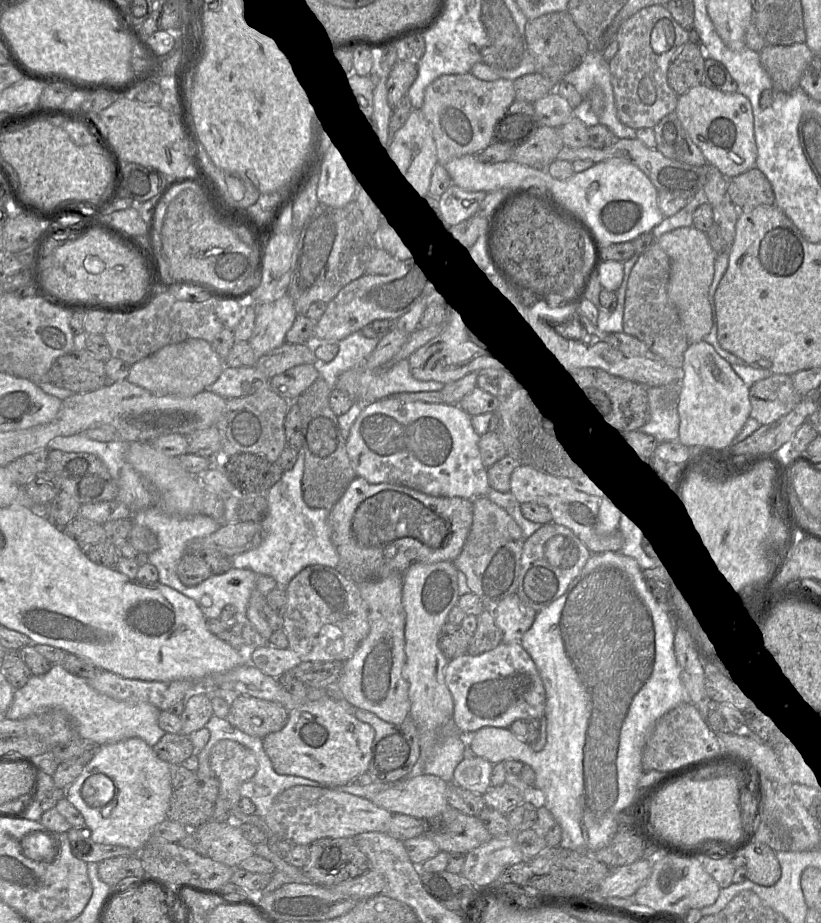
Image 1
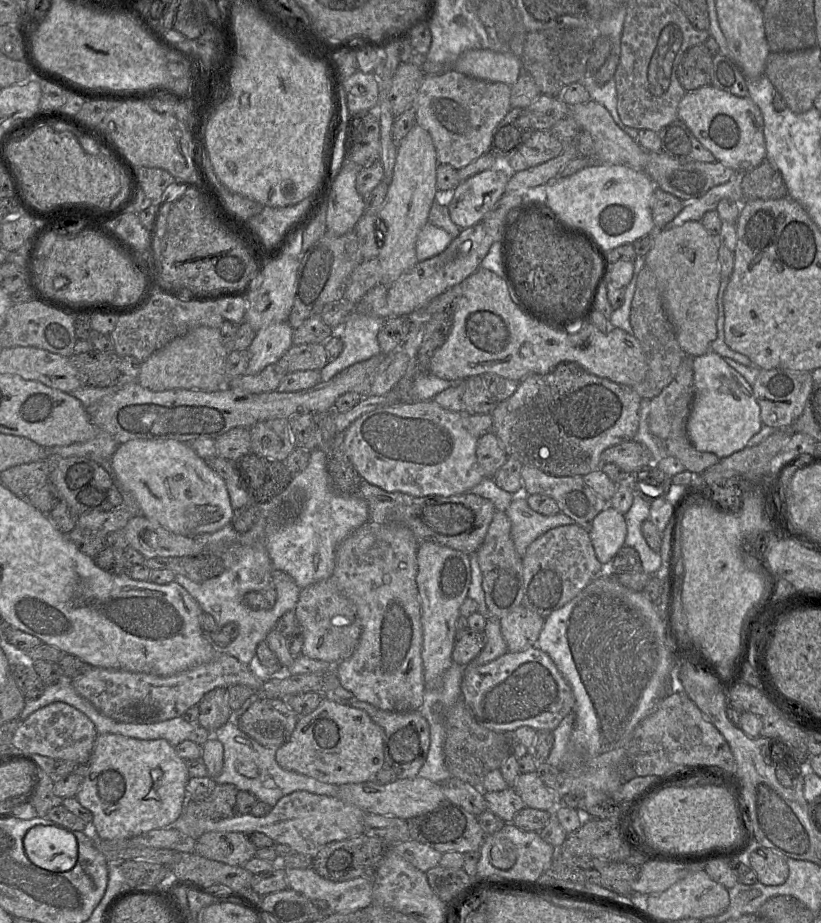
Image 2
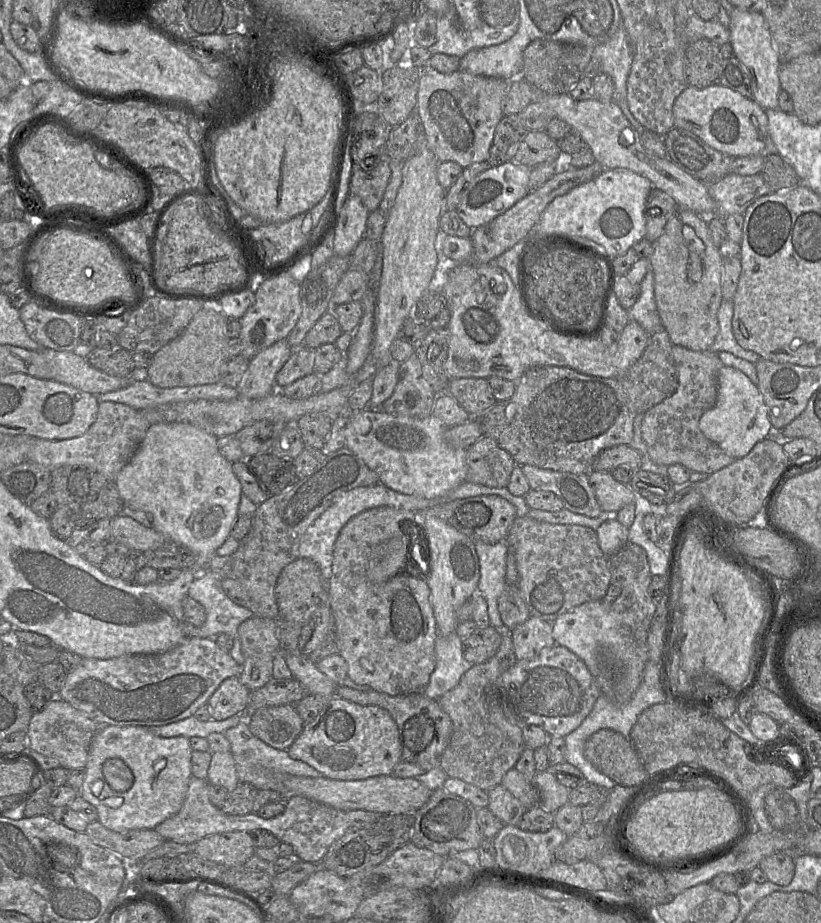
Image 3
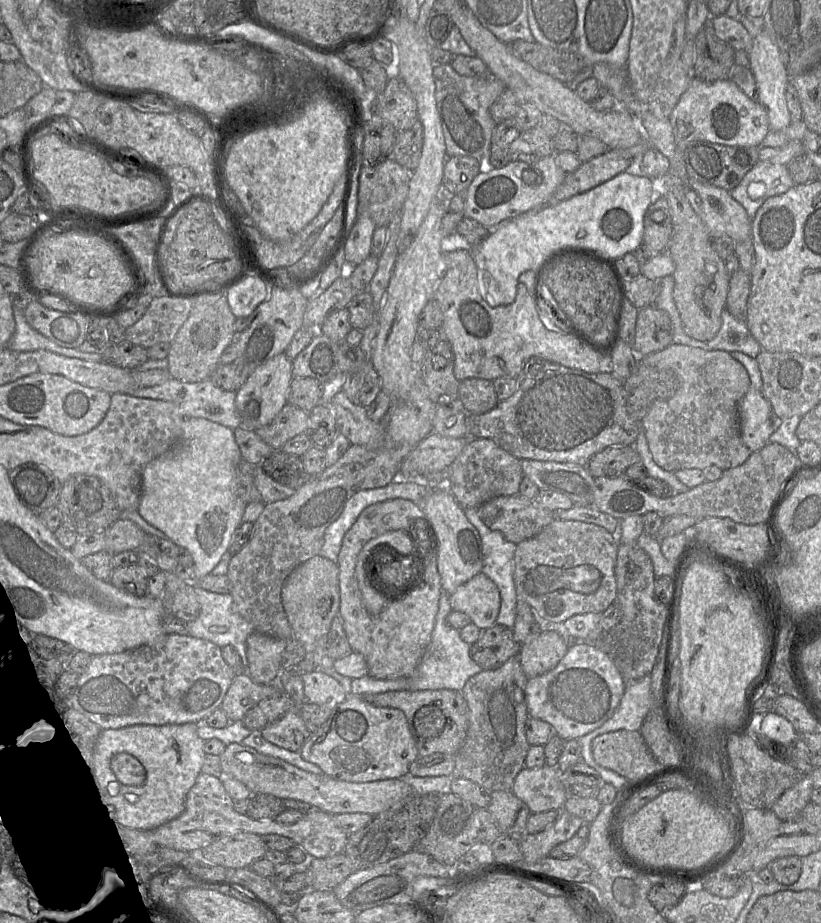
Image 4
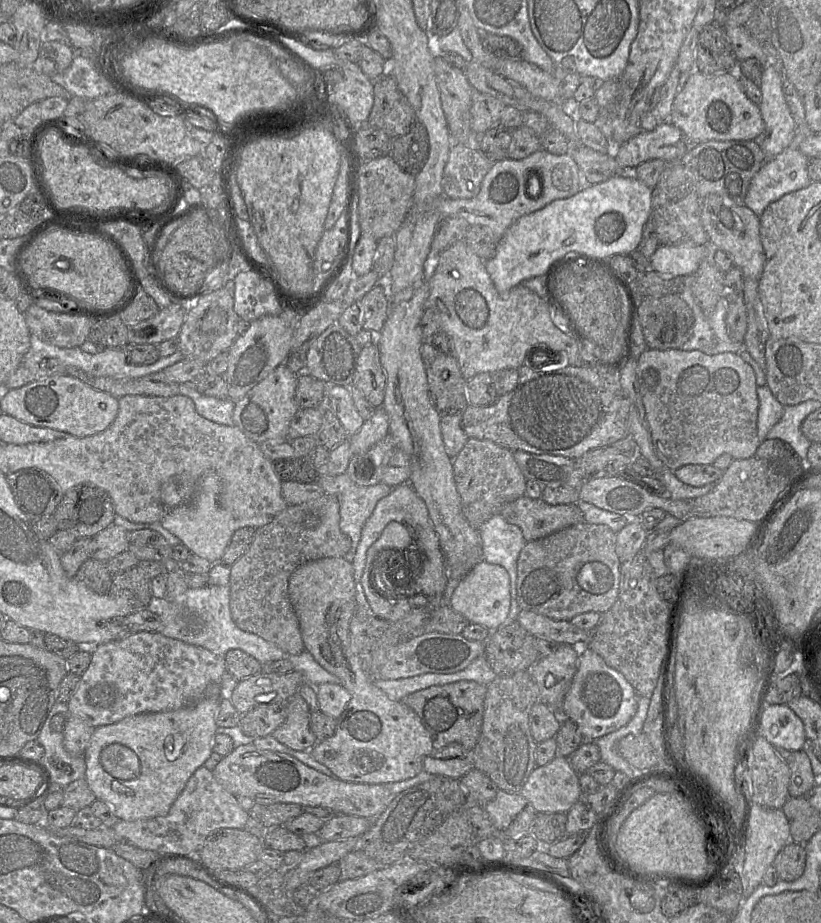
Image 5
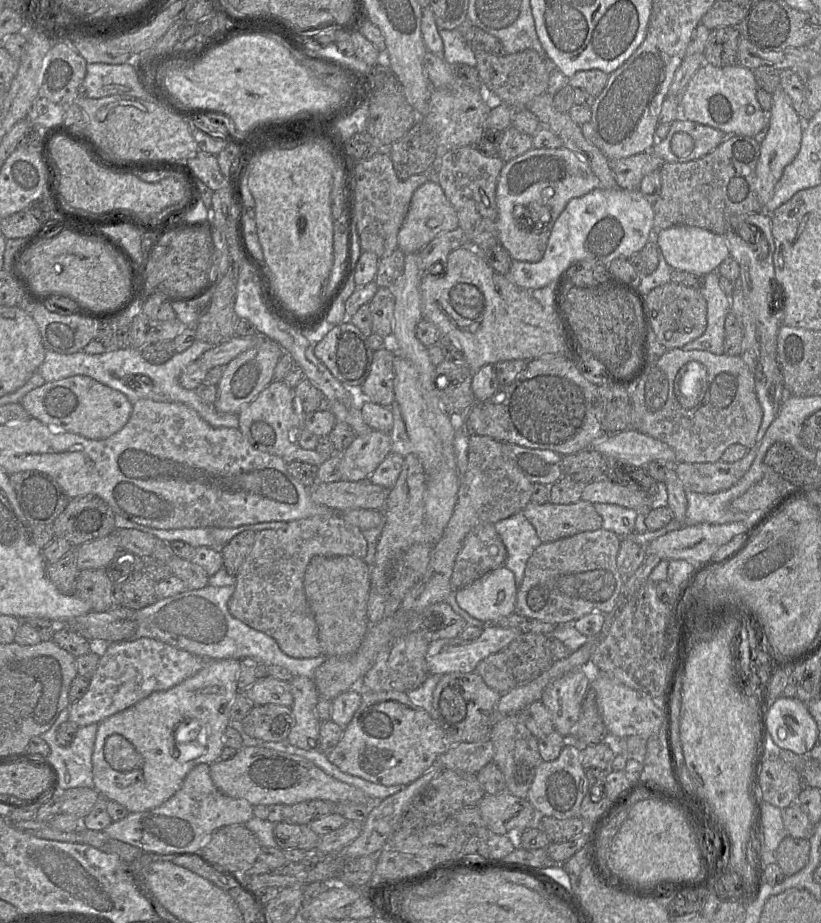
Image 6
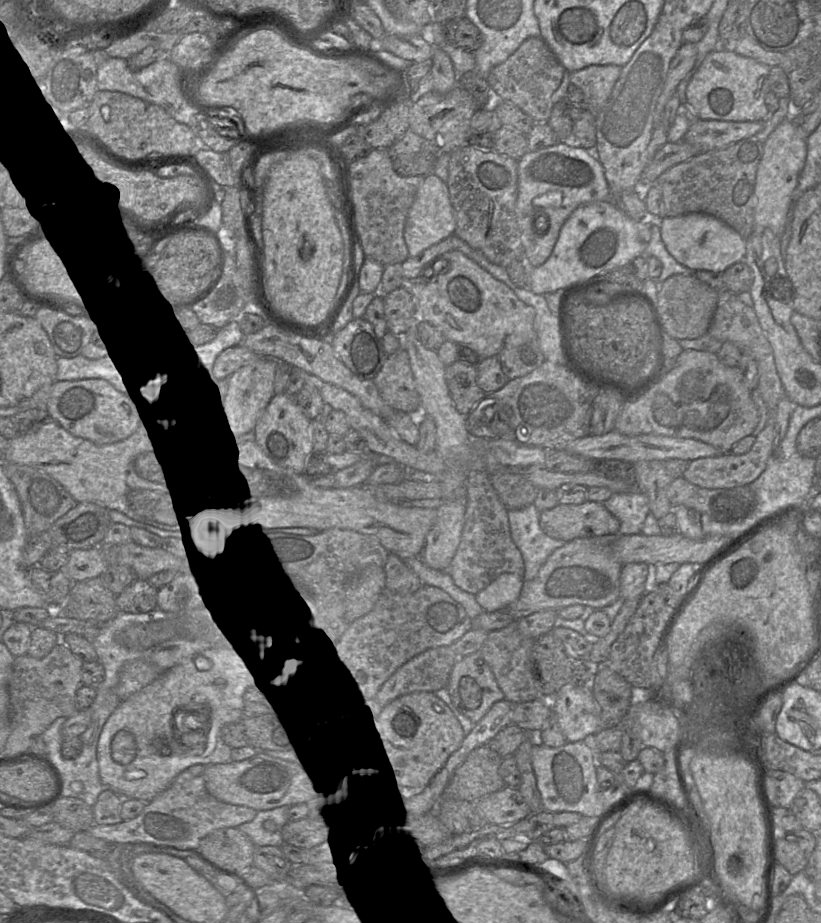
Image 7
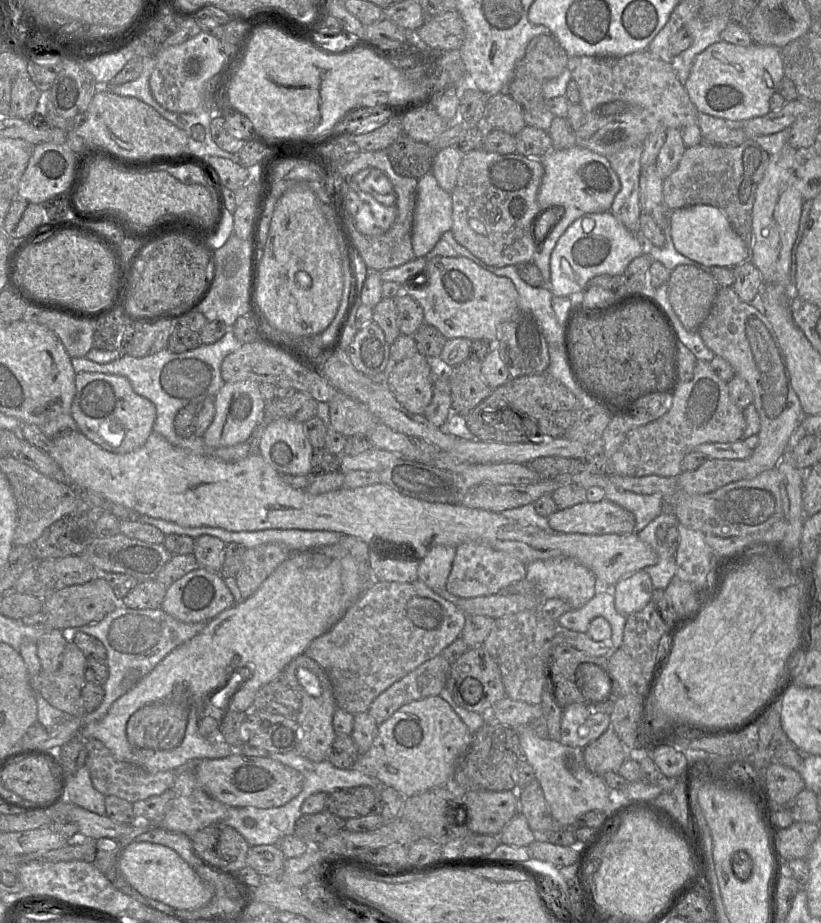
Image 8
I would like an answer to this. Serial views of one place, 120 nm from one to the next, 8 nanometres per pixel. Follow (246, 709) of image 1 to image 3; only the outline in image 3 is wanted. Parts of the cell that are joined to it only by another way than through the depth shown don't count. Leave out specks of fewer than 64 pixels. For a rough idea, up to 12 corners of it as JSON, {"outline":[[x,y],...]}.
{"outline":[[292,704],[245,720],[254,736],[286,751],[305,725]]}

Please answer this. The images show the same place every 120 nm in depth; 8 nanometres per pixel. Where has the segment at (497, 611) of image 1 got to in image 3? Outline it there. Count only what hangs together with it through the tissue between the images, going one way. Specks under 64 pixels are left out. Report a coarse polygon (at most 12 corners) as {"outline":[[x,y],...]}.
{"outline":[[530,616],[509,631],[518,661],[555,645],[552,623]]}

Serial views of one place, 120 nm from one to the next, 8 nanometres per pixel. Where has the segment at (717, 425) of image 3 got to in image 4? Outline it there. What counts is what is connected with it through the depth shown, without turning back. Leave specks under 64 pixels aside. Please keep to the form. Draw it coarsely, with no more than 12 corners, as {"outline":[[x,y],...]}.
{"outline":[[750,387],[738,405],[741,439],[751,452],[782,422],[762,391]]}

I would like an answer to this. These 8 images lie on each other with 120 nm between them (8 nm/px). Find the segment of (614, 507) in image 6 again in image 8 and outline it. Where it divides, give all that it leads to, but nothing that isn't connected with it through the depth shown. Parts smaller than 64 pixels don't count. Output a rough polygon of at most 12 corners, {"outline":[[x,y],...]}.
{"outline":[[608,485],[605,499],[634,514],[634,533],[662,513],[660,494]]}

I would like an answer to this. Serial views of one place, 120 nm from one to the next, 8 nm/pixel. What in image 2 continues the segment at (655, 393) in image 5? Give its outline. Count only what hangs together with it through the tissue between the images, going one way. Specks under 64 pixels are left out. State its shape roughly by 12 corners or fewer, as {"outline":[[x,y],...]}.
{"outline":[[693,358],[650,400],[650,433],[698,476],[718,463],[687,436]]}

